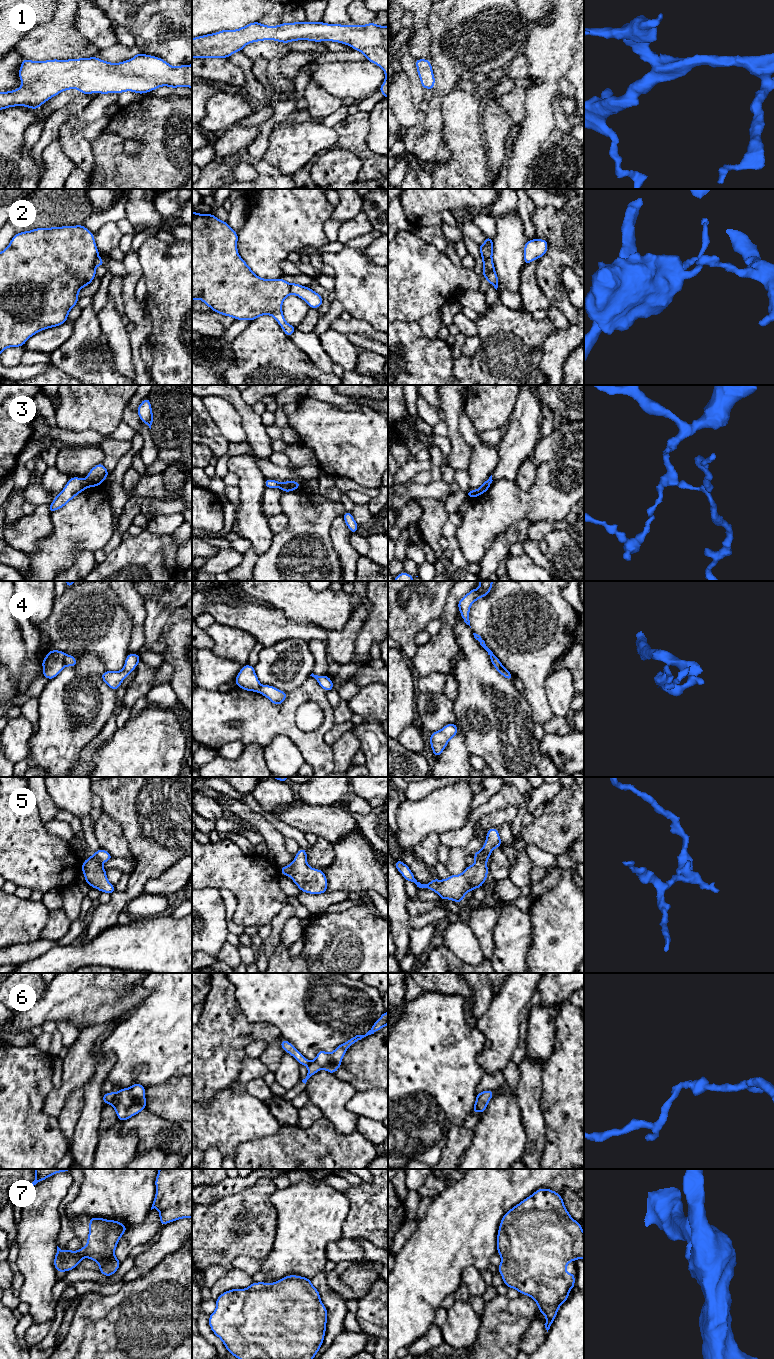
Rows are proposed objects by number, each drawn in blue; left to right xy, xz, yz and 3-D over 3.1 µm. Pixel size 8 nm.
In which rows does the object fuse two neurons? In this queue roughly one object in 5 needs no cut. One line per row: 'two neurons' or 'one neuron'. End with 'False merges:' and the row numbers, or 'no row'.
1: one neuron
2: two neurons
3: two neurons
4: two neurons
5: two neurons
6: two neurons
7: one neuron
False merges: 2, 3, 4, 5, 6

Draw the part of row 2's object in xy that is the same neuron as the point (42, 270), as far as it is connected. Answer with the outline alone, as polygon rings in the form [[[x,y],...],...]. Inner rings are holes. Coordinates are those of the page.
[[[81,225],[36,228],[30,231],[16,233],[7,248],[0,252],[0,354],[9,347],[22,347],[33,335],[48,328],[57,327],[67,321],[70,310],[76,306],[79,291],[88,286],[96,276],[94,261],[99,255],[94,234]]]

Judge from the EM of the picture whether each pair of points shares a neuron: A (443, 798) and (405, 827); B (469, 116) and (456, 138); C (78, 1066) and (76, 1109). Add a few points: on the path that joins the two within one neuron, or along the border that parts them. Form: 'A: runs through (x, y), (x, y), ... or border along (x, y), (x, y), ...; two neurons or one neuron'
A: runs through (434, 807), (424, 817), (414, 823); one neuron
B: runs through (464, 121), (461, 133); one neuron
C: border along (82, 1086), (71, 1092), (63, 1108); two neurons

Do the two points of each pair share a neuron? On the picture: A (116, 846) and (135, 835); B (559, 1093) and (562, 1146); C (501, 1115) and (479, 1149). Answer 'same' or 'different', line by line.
A: different
B: same
C: same

